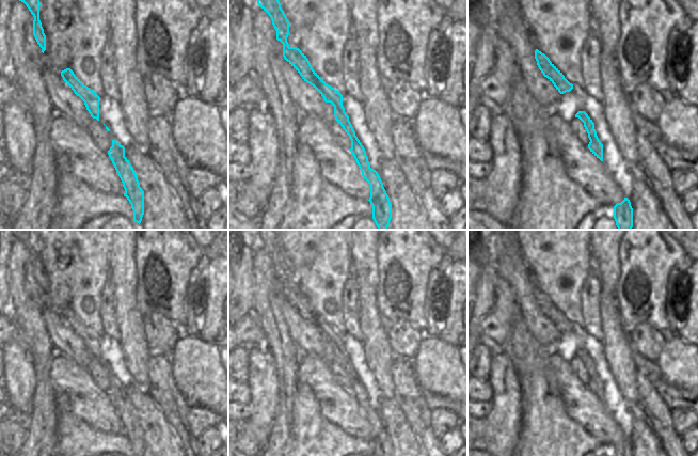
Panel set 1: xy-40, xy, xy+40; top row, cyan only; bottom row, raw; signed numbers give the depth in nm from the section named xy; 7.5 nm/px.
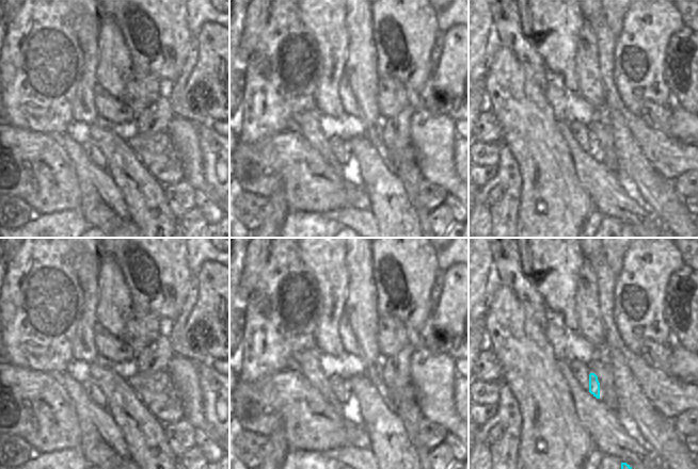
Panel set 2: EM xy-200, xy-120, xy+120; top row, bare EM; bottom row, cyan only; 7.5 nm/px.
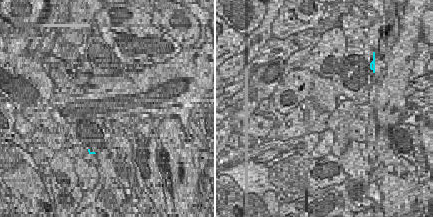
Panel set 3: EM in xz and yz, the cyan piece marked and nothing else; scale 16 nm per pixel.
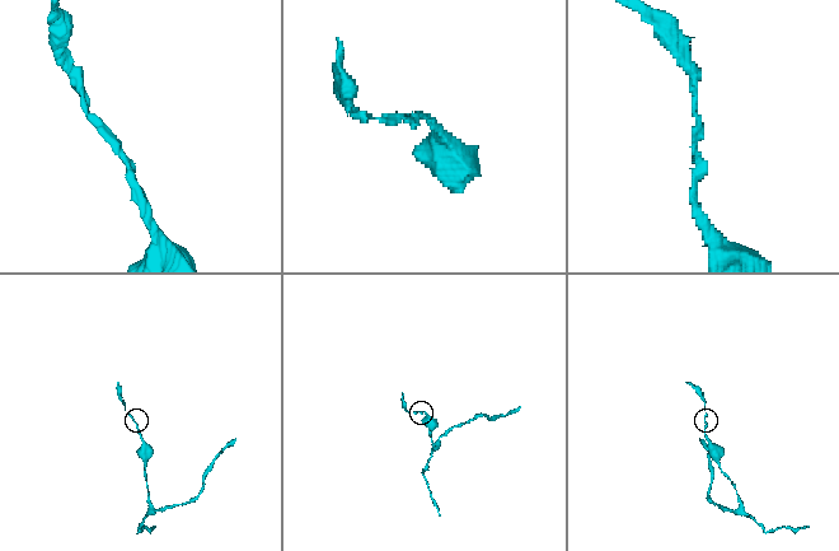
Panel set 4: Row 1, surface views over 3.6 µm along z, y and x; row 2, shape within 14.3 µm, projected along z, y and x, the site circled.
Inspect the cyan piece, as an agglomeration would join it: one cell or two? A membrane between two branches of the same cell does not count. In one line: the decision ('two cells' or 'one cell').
one cell

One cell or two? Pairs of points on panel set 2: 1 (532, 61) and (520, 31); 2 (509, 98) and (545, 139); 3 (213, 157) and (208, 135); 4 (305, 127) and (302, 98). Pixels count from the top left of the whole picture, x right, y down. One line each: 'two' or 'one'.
1: one
2: one
3: one
4: two

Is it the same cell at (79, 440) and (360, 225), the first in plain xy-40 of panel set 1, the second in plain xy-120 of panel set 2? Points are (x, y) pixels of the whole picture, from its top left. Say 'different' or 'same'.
same

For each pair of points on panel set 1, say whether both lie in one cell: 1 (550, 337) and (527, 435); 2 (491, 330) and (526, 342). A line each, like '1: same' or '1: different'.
1: different
2: same

